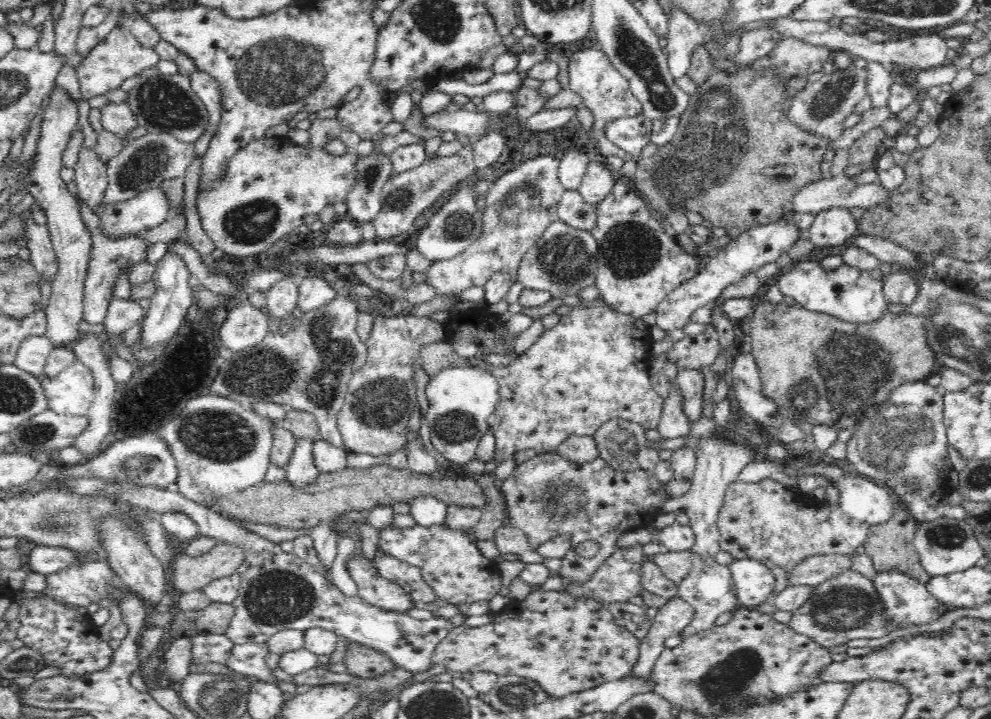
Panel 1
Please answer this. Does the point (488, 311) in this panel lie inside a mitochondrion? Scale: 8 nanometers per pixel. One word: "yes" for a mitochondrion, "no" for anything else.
no

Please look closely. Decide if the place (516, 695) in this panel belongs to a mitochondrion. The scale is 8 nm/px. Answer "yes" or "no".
yes

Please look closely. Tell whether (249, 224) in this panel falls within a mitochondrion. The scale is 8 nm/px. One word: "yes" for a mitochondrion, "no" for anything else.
yes

